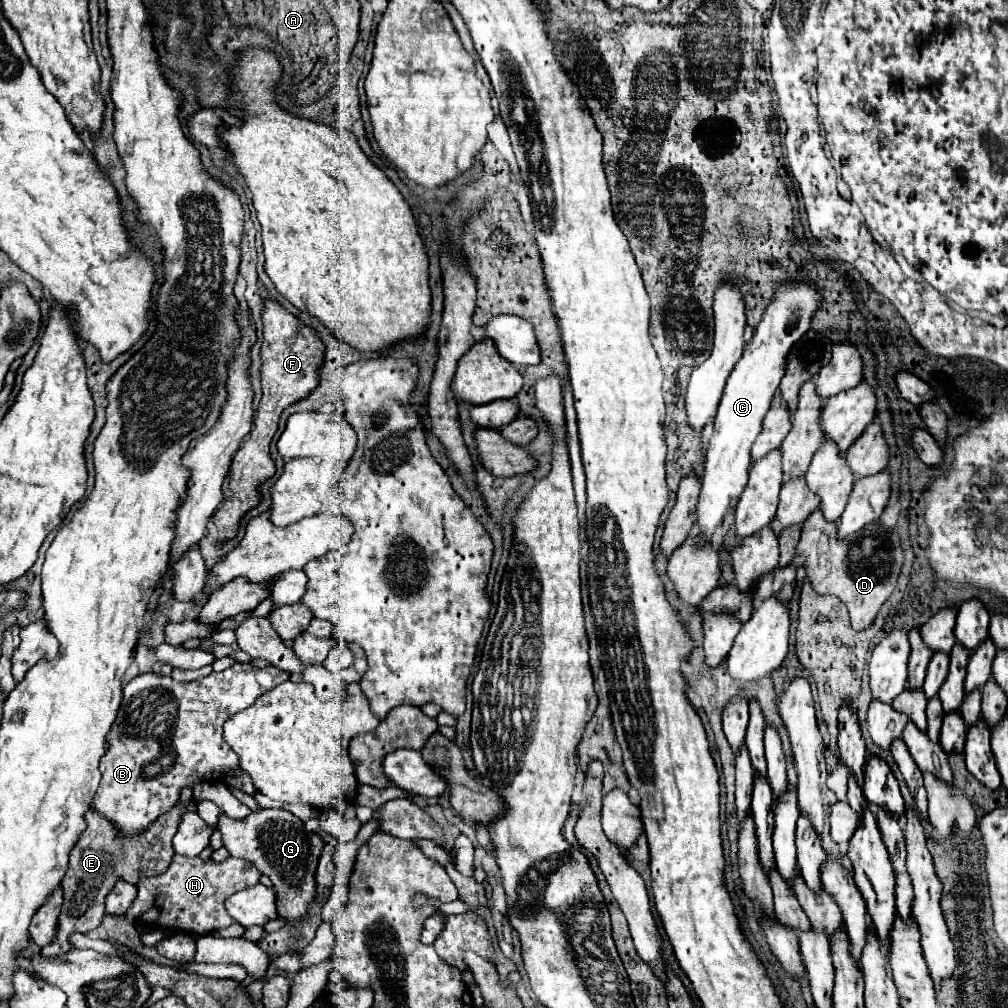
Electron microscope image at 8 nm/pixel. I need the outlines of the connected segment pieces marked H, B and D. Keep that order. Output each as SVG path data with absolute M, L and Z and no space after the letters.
M176 853L172 857L170 867L164 873L142 877L136 883L138 895L124 917L132 925L180 931L198 937L208 935L232 923L232 917L228 915L224 901L230 895L256 885L258 879L260 879L260 871L248 861L228 857L222 863L214 863L212 859L204 861L200 857L184 857Z
M236 663L234 667L222 673L210 673L208 677L198 679L194 683L174 683L172 677L154 673L134 677L124 687L120 711L106 737L108 751L100 761L102 781L92 799L90 811L106 817L112 825L116 825L120 837L132 837L146 831L150 823L154 823L160 815L168 813L180 799L180 791L184 787L194 787L196 783L202 781L220 783L226 775L240 769L238 755L222 737L222 725L234 713L244 711L260 695L274 689L282 681L286 681L284 671L278 671L278 667L268 665L260 669L254 667L252 663Z
M818 509L802 525L802 537L796 551L804 557L804 571L812 589L818 595L836 595L850 607L854 631L864 631L874 623L880 607L896 587L904 561L896 531L886 531L874 521L870 527L858 531L858 535L840 541L836 539L836 525L826 523Z

